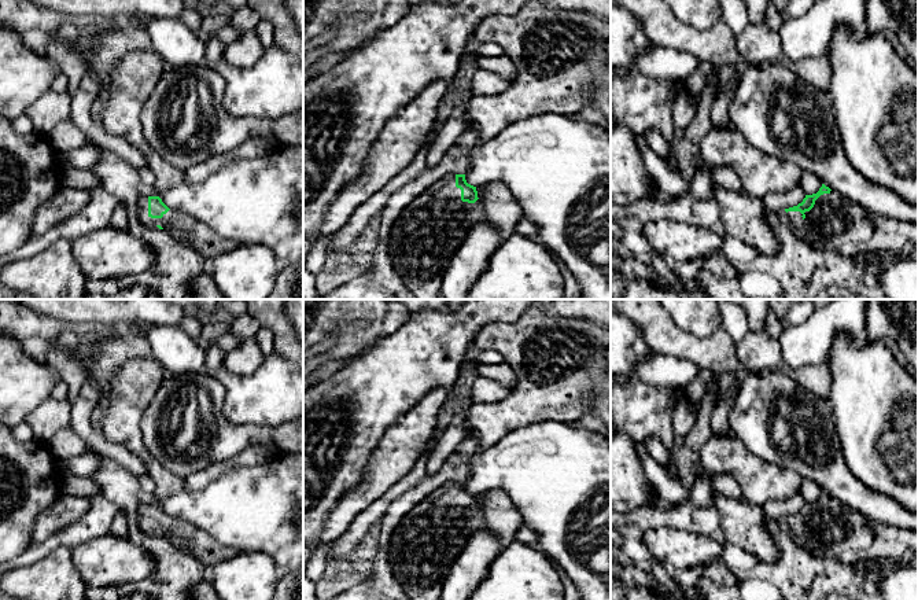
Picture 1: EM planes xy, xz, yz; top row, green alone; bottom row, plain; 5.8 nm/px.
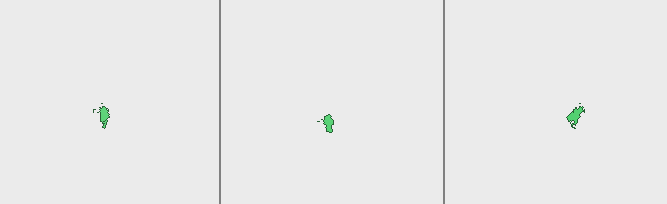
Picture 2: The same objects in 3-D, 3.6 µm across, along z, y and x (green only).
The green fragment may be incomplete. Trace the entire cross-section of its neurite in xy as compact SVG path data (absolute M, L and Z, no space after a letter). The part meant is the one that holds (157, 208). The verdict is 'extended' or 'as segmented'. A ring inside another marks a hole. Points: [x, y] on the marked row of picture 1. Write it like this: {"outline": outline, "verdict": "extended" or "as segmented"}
{"outline": "M159 196L139 199L139 220L144 225L169 231L180 243L193 247L206 259L213 259L239 246L235 240L221 238L202 221L170 210Z", "verdict": "extended"}

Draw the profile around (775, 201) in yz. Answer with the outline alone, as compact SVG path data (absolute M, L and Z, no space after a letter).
M800 185L795 187L789 192L771 192L764 199L764 207L767 210L785 210L797 206L805 198Z

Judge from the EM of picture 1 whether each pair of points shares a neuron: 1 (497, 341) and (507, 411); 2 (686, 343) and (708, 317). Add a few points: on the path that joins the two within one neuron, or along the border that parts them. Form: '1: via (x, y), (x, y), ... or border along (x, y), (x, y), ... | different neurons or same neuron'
1: via (515, 359), (522, 371), (522, 393) | same neuron
2: border along (668, 315), (681, 328), (700, 337), (721, 326) | different neurons

